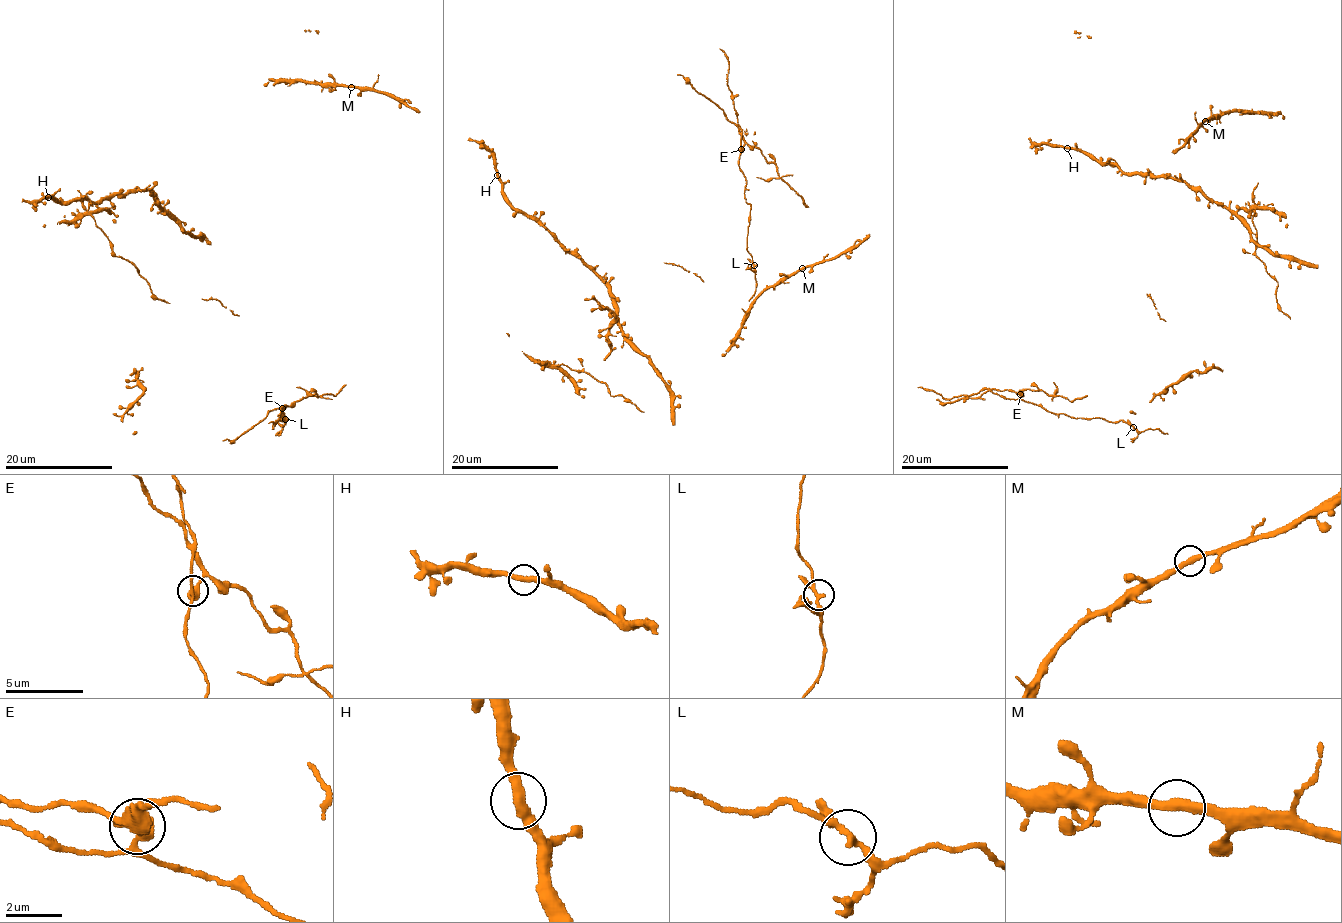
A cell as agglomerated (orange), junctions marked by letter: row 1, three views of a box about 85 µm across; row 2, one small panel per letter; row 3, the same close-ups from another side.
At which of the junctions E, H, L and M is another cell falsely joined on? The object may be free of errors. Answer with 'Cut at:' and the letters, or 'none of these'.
Cut at: E

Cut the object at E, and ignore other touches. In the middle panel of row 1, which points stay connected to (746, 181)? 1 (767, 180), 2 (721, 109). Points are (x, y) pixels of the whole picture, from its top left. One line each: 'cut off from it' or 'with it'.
1: cut off from it
2: cut off from it

